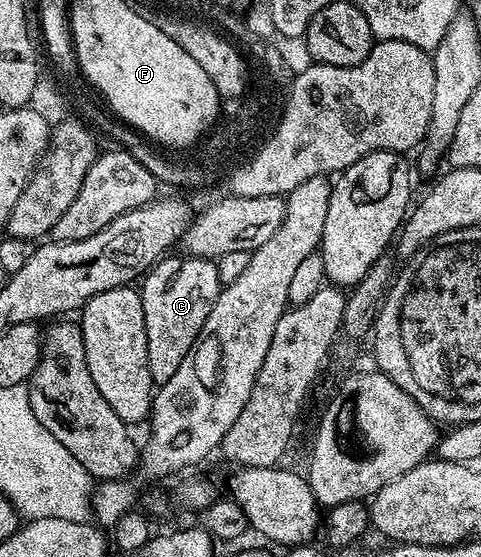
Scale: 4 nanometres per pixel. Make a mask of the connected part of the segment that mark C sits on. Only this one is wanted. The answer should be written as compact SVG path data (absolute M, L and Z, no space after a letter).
M166 255L145 274L139 285L147 327L147 367L158 386L175 375L179 363L203 331L211 307L223 288L216 264L208 257Z

